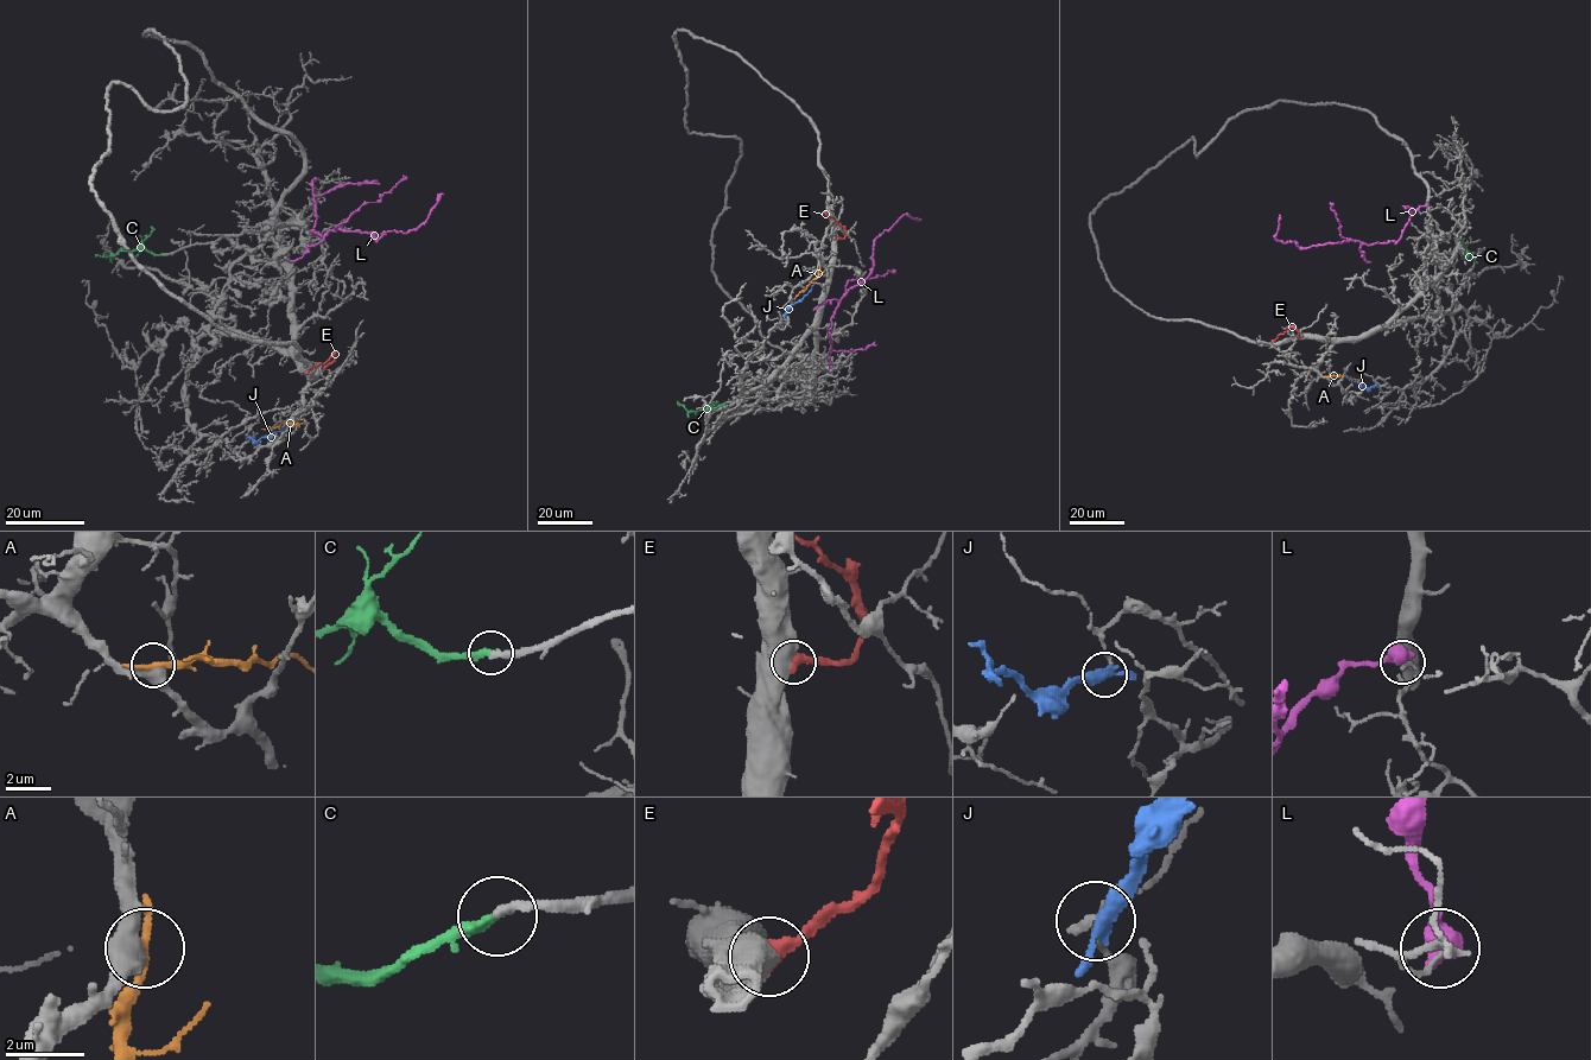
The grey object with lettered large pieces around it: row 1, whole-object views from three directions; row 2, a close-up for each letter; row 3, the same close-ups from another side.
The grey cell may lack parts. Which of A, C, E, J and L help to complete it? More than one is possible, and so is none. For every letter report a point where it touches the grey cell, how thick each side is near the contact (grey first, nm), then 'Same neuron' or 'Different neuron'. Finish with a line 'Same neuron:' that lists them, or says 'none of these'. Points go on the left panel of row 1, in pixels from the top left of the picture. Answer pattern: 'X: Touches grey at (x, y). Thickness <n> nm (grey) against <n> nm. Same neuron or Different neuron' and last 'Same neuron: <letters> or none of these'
A: Touches grey at (299, 424). Thickness 480 nm (grey) against 280 nm. Different neuron
C: Touches grey at (163, 254). Thickness 260 nm (grey) against 280 nm. Same neuron
E: Touches grey at (323, 368). Thickness 750 nm (grey) against 440 nm. Different neuron
J: Touches grey at (248, 437). Thickness 160 nm (grey) against 340 nm. Different neuron
L: Touches grey at (315, 179). Thickness 130 nm (grey) against 650 nm. Different neuron
Same neuron: C

